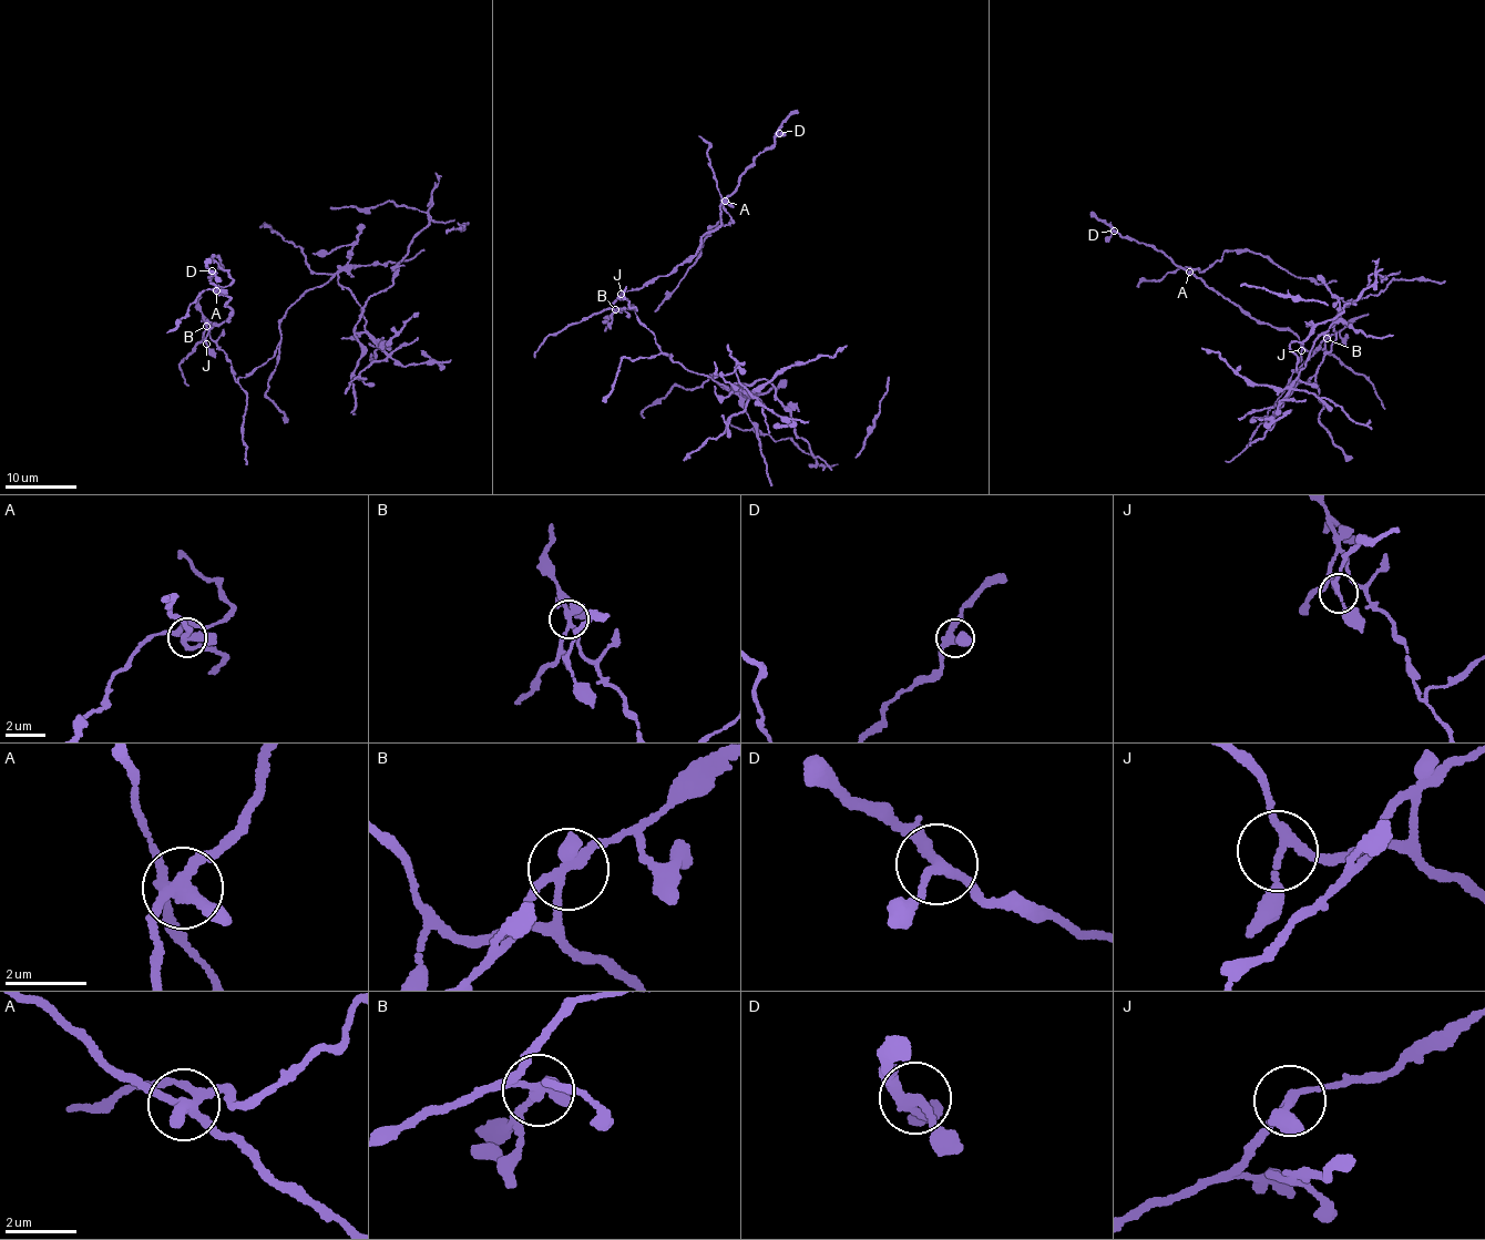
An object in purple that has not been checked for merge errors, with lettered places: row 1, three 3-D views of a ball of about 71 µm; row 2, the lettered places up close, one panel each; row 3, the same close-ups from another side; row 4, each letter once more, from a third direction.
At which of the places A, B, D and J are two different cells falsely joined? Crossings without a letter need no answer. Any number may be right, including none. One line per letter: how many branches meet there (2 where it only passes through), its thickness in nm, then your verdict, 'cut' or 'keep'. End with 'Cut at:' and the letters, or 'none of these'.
A: 5 | 300 nm | cut
B: 3 | 280 nm | cut
D: 4 | 260 nm | keep
J: 3 | 170 nm | keep
Cut at: A, B

